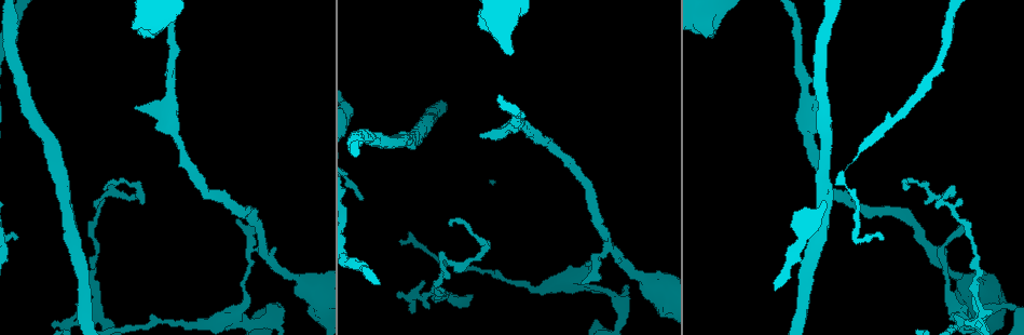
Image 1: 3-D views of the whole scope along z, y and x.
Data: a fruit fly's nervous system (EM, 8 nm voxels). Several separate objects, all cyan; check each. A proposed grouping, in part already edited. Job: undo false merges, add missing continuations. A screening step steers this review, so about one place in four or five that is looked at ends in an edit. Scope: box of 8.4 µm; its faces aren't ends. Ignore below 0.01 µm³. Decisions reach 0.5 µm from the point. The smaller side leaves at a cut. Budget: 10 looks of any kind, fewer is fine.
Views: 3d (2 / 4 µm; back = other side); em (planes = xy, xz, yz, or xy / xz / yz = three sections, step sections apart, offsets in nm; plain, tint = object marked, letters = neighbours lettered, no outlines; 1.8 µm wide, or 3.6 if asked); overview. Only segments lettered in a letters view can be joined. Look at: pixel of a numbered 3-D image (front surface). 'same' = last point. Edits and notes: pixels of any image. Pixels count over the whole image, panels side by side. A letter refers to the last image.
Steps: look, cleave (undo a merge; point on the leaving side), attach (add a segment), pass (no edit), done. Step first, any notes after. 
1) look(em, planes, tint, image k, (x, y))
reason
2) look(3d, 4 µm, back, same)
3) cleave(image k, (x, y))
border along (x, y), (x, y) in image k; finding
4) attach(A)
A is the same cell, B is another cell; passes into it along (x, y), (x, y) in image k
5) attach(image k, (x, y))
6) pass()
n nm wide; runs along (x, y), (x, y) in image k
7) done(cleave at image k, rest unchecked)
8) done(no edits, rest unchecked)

look(3d, 4 µm, image 1, (450, 222))

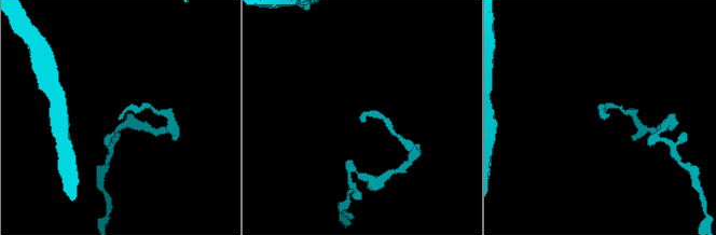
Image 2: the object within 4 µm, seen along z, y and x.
look(em, planes, letters, image 2, (604, 120))

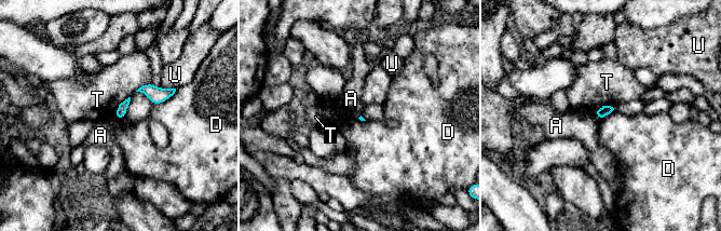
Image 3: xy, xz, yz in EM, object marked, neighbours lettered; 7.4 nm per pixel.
pass()
A, D, T and U are other cells; border along (176, 90), (168, 98), (153, 105) in image 3; no lettered segment goes on from it

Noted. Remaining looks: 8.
look(3d, 2 µm, image 1, (608, 247))
four-way junction

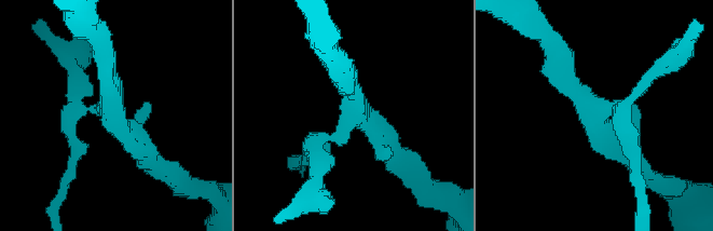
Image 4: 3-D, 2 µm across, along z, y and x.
look(em, xz, step 16, tint, image 4, (111, 110))
4 arms; now the EM

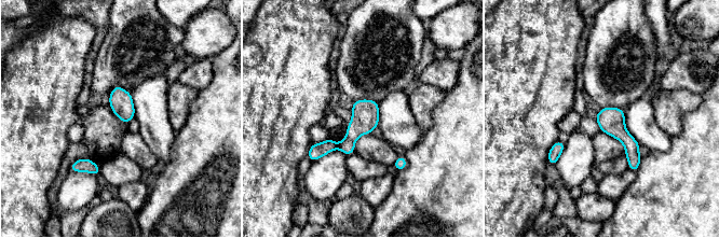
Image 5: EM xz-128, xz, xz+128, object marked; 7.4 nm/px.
look(em, xz, step 16, letters, same)

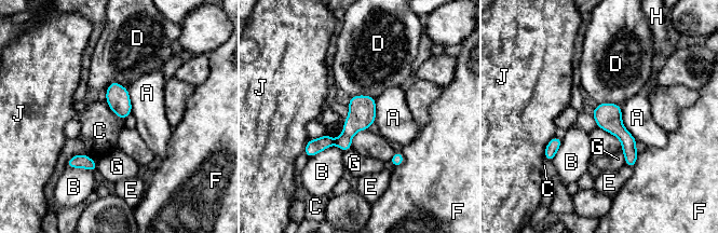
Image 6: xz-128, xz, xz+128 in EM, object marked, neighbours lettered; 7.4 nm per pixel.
cleave(image 6, (313, 147))
A touches over 300 nm; A, B, C, D, E, F, G, H and J are other cells; border along (334, 139), (335, 144) in image 6; a second cell is stuck on

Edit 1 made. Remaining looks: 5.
look(overview)

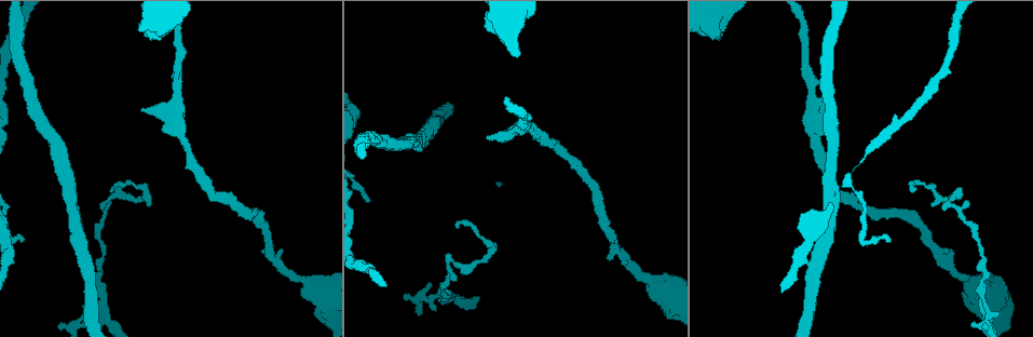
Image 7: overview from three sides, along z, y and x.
look(3d, 2 µm, image 7, (980, 292))
side arm on a straight run

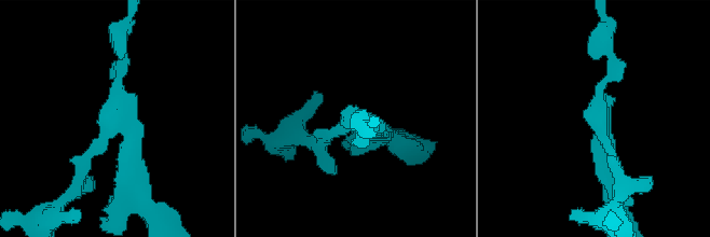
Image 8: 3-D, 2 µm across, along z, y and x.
look(em, planes, letters, image 8, (600, 117))
3 arms; shape alone is not enough

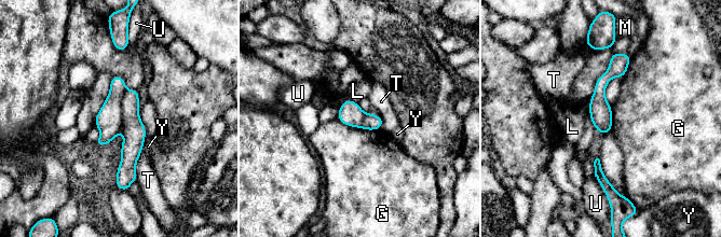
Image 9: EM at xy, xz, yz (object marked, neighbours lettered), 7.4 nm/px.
cleave(image 9, (134, 130))
T touches over 550 nm; G, L, M, T, U and Y are other cells; the part that leaves runs along (135, 92), (131, 152), (118, 182) in image 9; two cells meet here

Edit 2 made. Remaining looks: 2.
look(em, xy, step 4, letters, image 7, (141, 109))
an open end

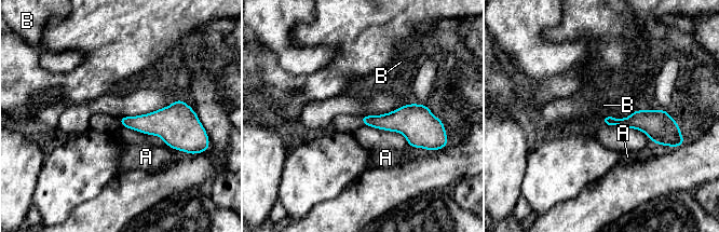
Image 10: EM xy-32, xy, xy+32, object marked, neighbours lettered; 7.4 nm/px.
look(em, planes, letters, same)
cut it another way

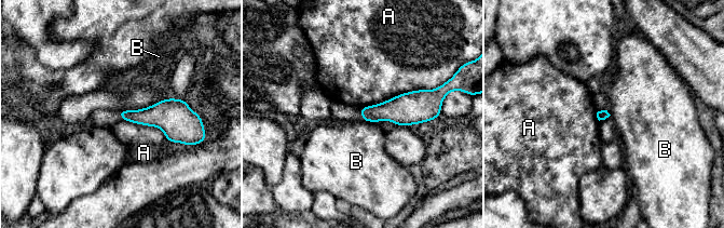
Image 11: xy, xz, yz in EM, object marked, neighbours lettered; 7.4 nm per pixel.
pass()
A and B are other cells; border along (363, 120), (374, 123) in image 11; none of them fits

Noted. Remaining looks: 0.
done(cleave at image 6, cleave at image 9, rest unchecked)

